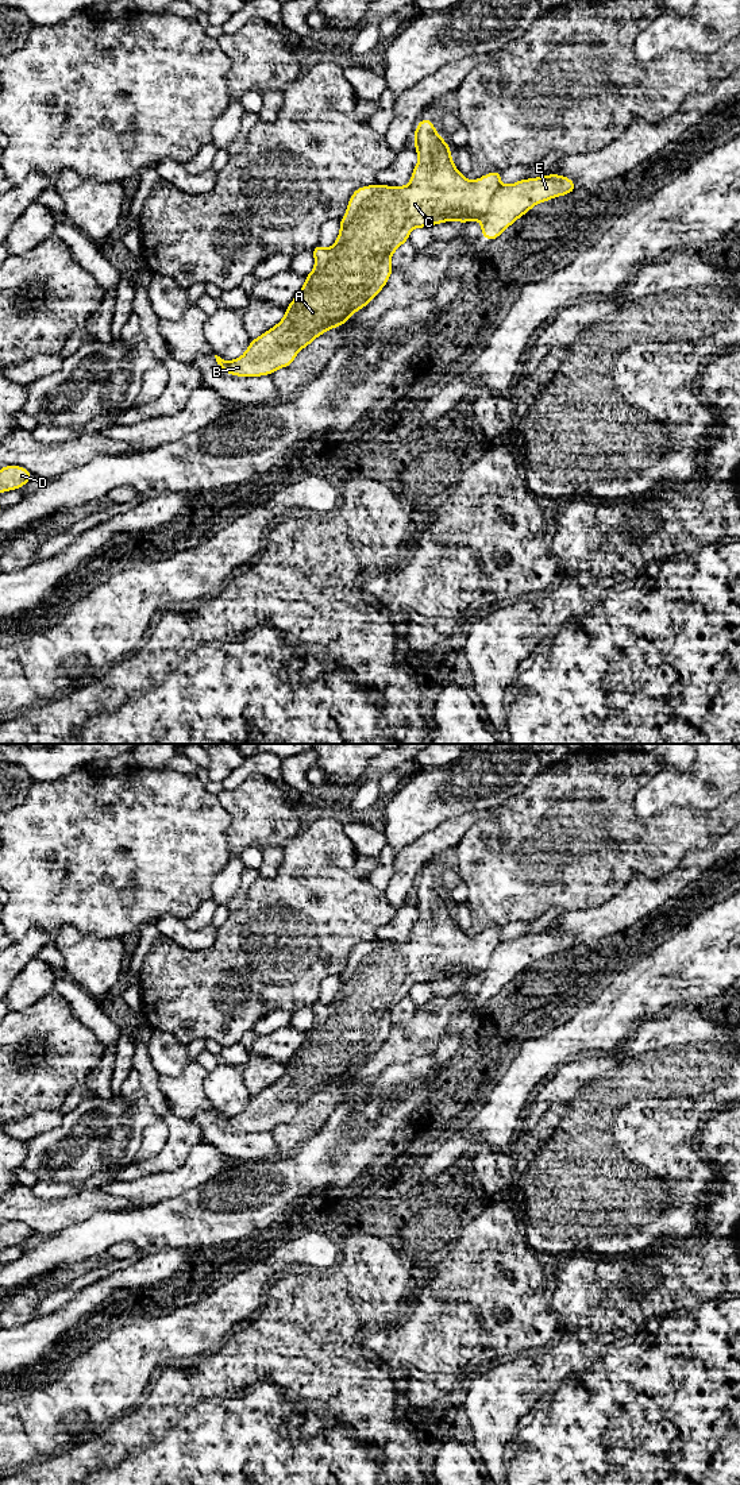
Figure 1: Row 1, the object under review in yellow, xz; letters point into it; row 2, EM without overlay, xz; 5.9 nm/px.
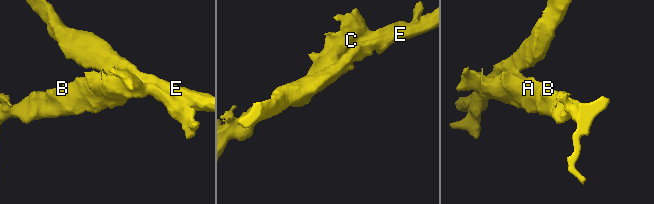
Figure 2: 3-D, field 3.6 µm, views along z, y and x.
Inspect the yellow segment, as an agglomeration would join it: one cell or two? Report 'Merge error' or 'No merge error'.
Merge error

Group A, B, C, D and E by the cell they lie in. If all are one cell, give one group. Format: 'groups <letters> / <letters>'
groups A B C D / E

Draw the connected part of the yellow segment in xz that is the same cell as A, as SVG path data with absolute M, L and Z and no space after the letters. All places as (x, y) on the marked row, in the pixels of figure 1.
M429 117L419 122L413 139L419 162L409 184L361 186L351 194L346 216L339 220L340 232L335 244L331 248L317 244L311 251L315 269L305 275L305 284L286 306L284 319L251 340L240 358L224 360L215 355L224 373L261 377L290 366L300 350L324 332L346 324L352 313L365 308L382 290L393 271L389 259L408 242L413 228L444 223L450 211L456 221L467 223L487 209L494 193L502 188L502 171L487 173L475 181L466 180L455 167L447 142L436 132Z

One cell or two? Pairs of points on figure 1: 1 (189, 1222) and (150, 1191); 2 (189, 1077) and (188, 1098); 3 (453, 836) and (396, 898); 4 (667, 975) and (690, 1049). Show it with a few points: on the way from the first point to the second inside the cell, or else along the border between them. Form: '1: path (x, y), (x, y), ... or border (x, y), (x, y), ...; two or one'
1: border (192, 1188), (145, 1206); two
2: path (189, 1083), (188, 1092); one
3: path (434, 843), (403, 872), (403, 879); one
4: border (679, 1006), (692, 1007); two

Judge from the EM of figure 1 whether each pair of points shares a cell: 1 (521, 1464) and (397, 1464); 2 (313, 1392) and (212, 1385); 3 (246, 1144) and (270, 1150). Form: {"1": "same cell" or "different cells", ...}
{"1": "different cells", "2": "same cell", "3": "same cell"}

